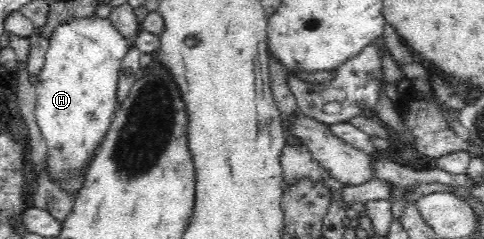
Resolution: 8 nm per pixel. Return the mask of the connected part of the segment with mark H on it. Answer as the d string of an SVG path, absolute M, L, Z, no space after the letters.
M94 16L69 19L55 27L50 35L45 63L38 74L38 82L34 84L37 98L34 113L48 147L44 169L52 183L68 168L82 167L110 129L118 108L116 93L121 62L129 53L131 44L132 41L113 25L110 18Z

